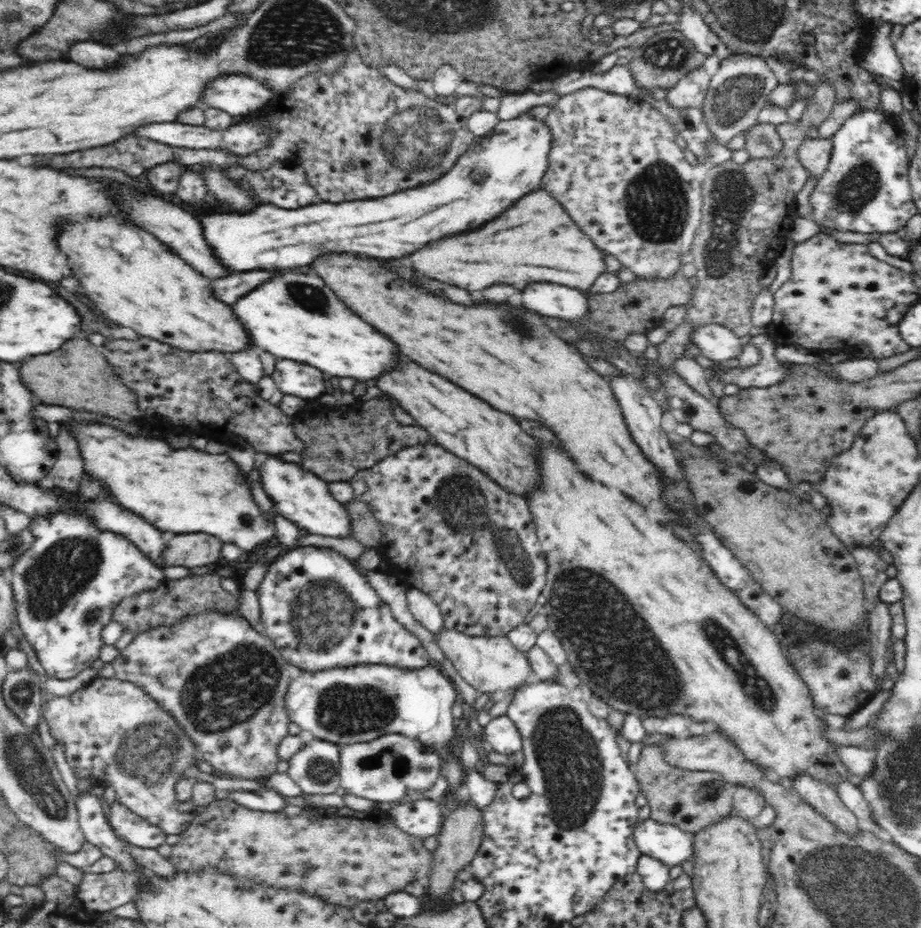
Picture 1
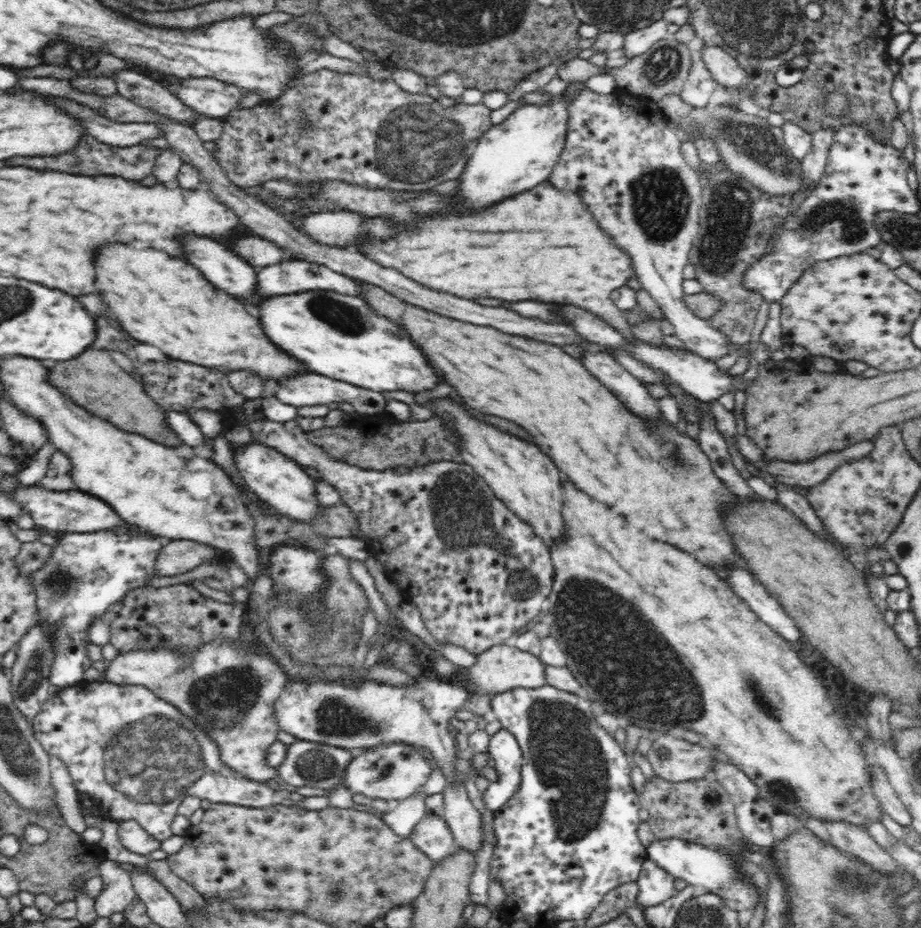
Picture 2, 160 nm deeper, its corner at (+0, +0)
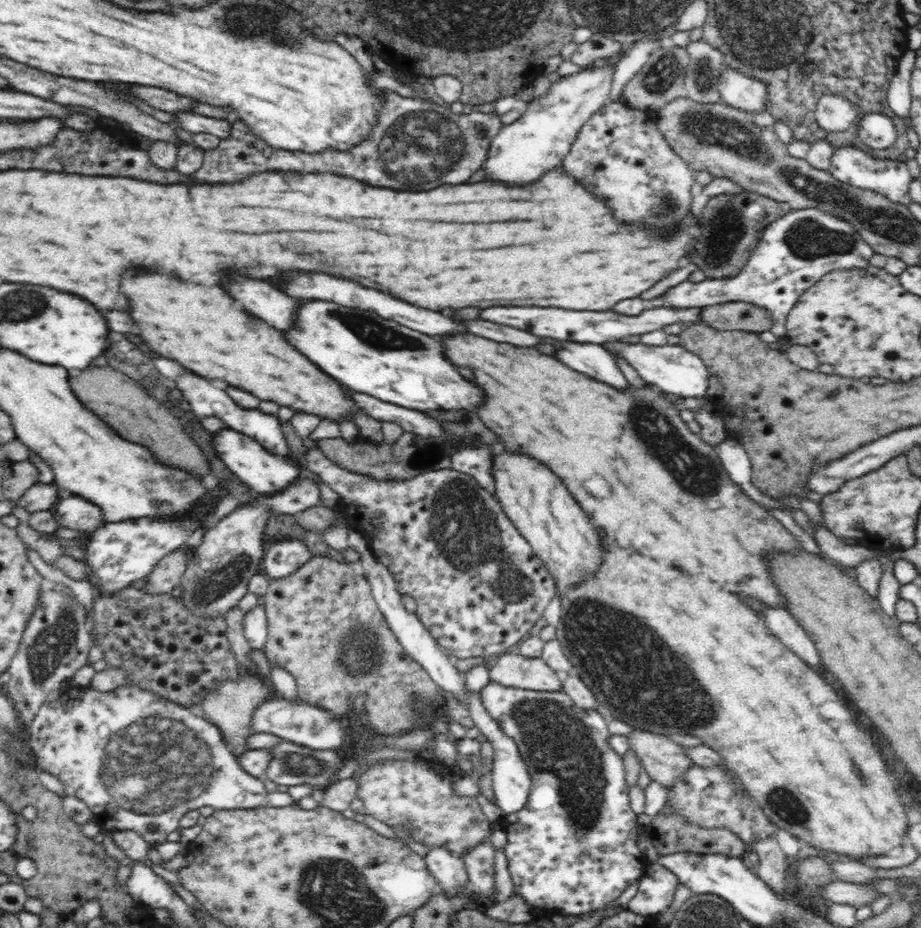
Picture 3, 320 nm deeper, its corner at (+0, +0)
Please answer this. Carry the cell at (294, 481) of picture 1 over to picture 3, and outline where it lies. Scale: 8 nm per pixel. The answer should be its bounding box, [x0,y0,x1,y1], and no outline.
[212,428,299,495]

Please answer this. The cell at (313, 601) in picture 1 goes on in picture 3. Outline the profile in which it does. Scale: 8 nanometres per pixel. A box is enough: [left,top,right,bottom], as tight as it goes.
[262,539,314,579]

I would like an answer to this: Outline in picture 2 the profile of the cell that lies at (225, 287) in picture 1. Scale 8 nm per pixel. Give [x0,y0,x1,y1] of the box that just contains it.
[258,260,362,298]

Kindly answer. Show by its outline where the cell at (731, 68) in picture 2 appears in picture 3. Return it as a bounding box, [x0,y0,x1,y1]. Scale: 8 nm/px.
[718,64,769,113]

